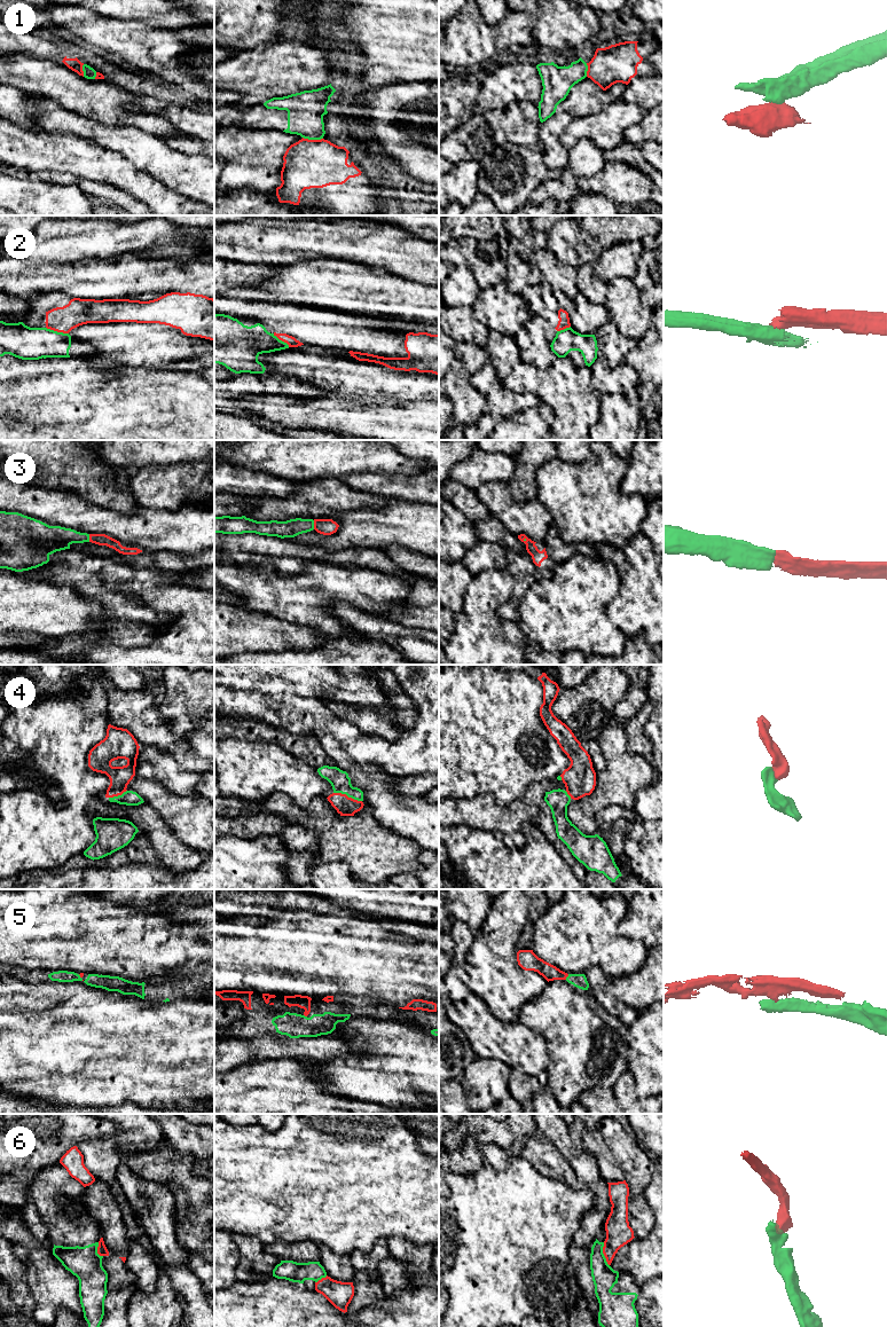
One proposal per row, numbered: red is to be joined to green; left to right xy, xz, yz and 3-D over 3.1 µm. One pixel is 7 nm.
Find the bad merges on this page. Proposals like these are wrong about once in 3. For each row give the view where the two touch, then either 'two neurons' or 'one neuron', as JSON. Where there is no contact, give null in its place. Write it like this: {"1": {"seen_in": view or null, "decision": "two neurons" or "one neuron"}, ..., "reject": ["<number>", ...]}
{"1": {"seen_in": "xz", "decision": "two neurons"}, "2": {"seen_in": "xy", "decision": "two neurons"}, "3": {"seen_in": "xz", "decision": "one neuron"}, "4": {"seen_in": "xz", "decision": "one neuron"}, "5": {"seen_in": "yz", "decision": "one neuron"}, "6": {"seen_in": "yz", "decision": "two neurons"}, "reject": ["1", "2", "6"]}

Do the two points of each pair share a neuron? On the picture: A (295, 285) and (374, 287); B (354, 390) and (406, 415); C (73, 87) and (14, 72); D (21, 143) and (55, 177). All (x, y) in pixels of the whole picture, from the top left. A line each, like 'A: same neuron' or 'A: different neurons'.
A: same neuron
B: different neurons
C: same neuron
D: different neurons

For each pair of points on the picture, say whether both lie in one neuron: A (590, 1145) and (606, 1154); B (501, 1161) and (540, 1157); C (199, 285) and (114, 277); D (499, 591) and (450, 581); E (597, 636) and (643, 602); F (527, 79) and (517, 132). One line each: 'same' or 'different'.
A: same
B: same
C: same
D: different
E: different
F: different

